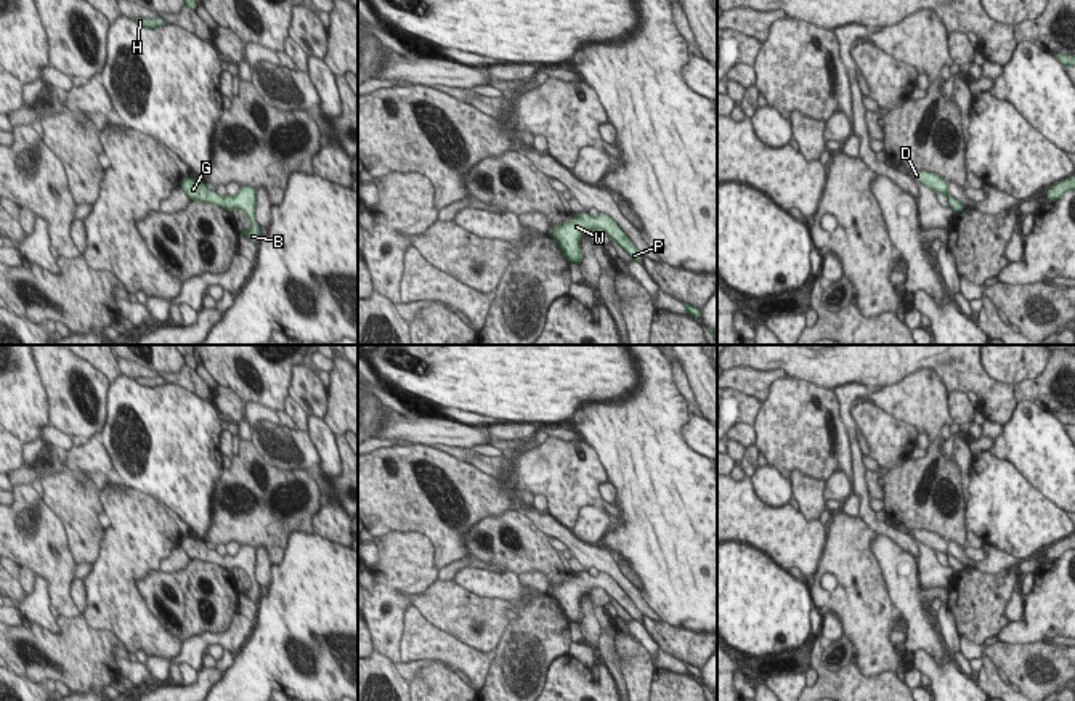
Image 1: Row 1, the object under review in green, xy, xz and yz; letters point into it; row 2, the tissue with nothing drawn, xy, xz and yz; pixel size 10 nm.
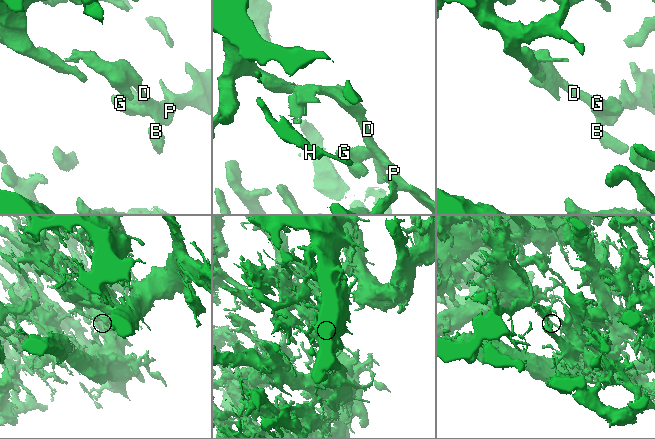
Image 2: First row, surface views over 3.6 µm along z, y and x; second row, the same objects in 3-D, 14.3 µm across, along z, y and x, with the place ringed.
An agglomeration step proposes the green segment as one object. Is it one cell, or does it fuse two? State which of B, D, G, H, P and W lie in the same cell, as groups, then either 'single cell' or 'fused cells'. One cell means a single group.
B D G H P W; single cell

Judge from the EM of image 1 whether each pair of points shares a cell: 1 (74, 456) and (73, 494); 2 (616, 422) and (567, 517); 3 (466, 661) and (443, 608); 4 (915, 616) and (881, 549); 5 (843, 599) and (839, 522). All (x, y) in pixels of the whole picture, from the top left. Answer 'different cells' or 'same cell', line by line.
1: different cells
2: different cells
3: different cells
4: same cell
5: same cell

